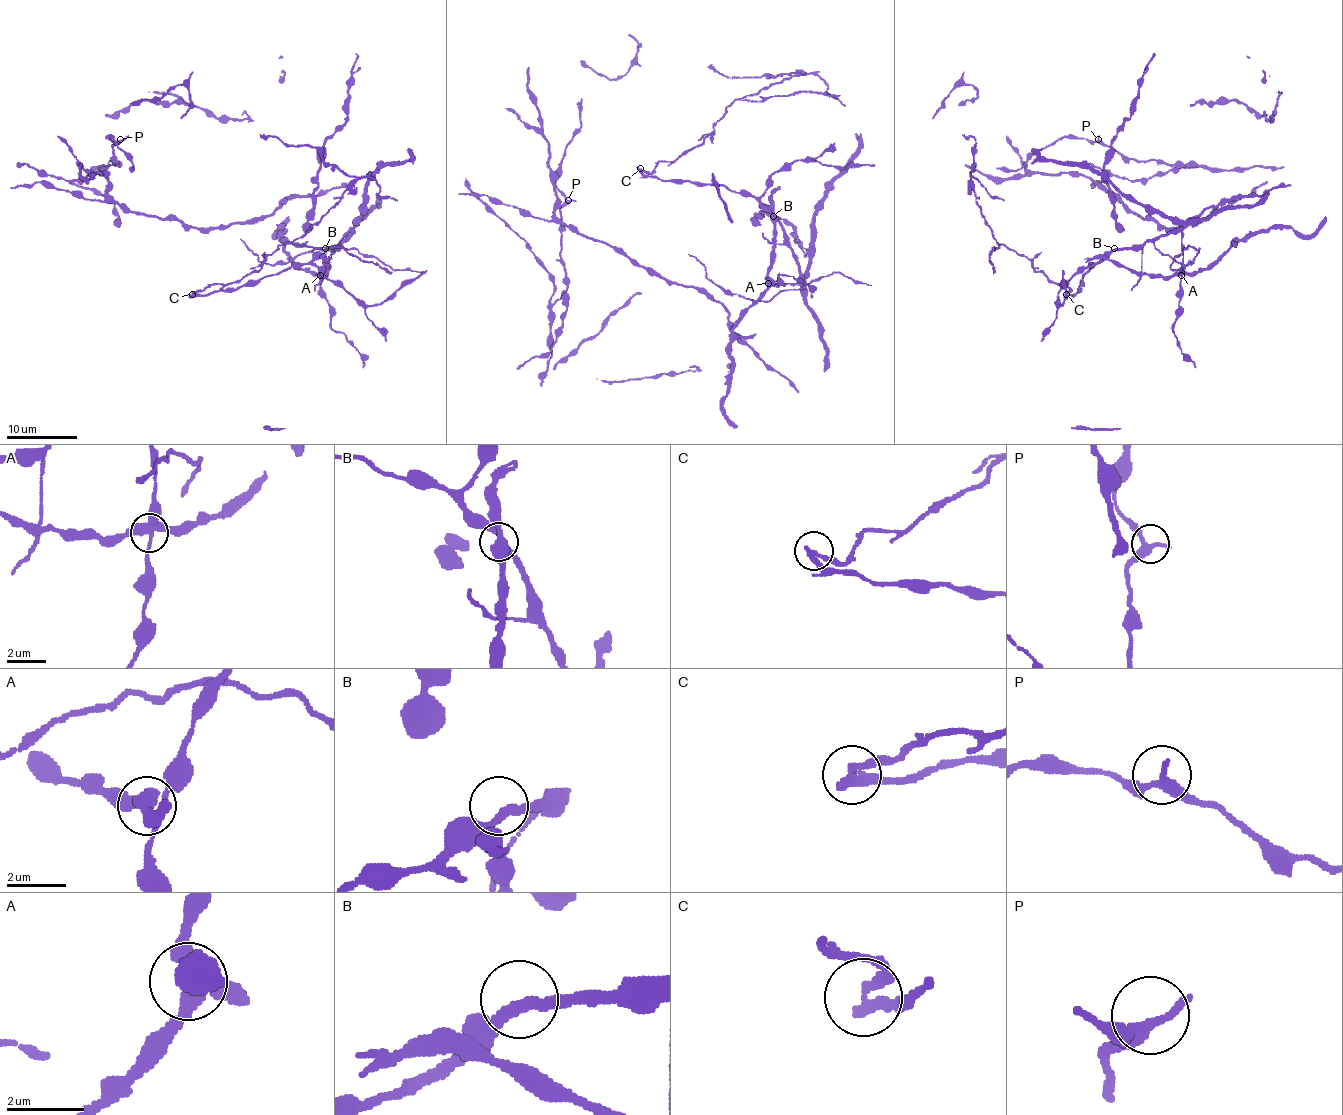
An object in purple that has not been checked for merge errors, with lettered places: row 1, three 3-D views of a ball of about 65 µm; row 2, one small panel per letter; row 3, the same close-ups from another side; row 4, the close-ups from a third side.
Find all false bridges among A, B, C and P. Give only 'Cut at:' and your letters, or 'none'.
Cut at: C

